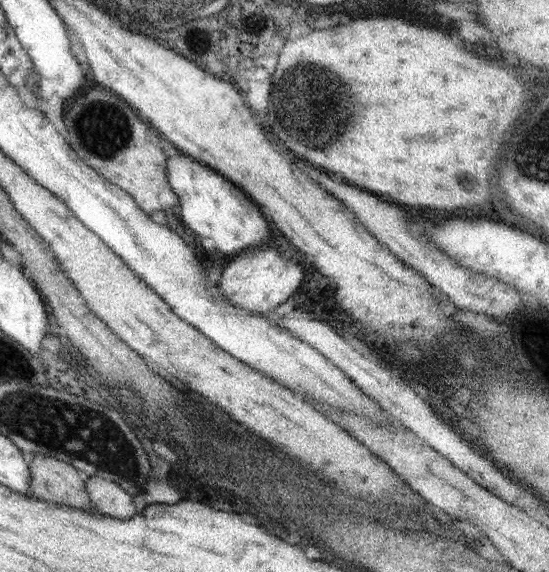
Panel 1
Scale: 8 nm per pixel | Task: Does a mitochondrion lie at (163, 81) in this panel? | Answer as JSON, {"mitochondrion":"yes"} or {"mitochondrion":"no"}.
{"mitochondrion":"no"}

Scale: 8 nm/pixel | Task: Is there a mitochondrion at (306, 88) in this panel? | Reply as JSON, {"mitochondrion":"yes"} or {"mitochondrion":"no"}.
{"mitochondrion":"yes"}

